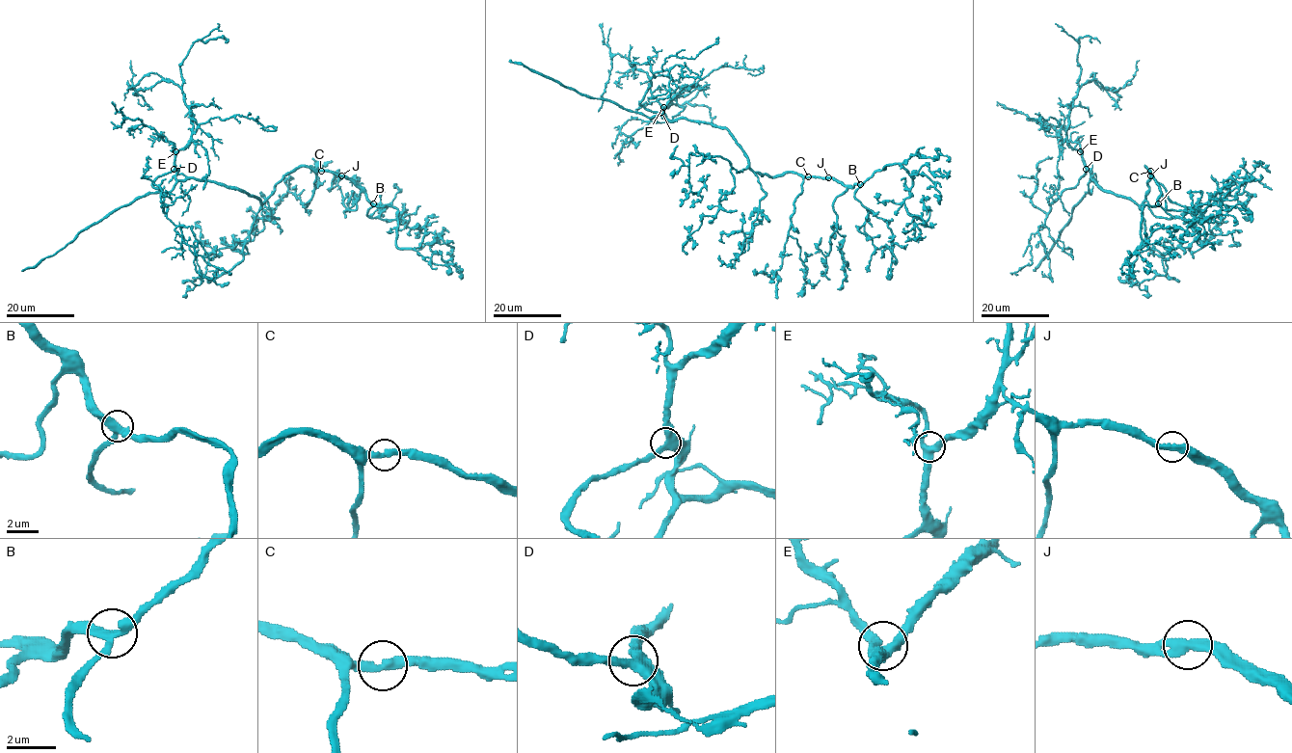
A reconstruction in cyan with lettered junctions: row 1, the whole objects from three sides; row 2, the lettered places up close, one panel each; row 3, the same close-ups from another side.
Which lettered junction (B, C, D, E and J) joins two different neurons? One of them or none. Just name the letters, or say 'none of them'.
none of them

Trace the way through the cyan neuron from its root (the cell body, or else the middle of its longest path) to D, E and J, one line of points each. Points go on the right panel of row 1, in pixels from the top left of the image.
D: (1147, 194), (1137, 205), (1125, 198), (1106, 192), (1090, 178), (1086, 169)
E: (1147, 194), (1137, 205), (1125, 198), (1106, 192), (1090, 178), (1080, 151)
J: (1147, 194), (1150, 173), (1145, 166), (1151, 175)

